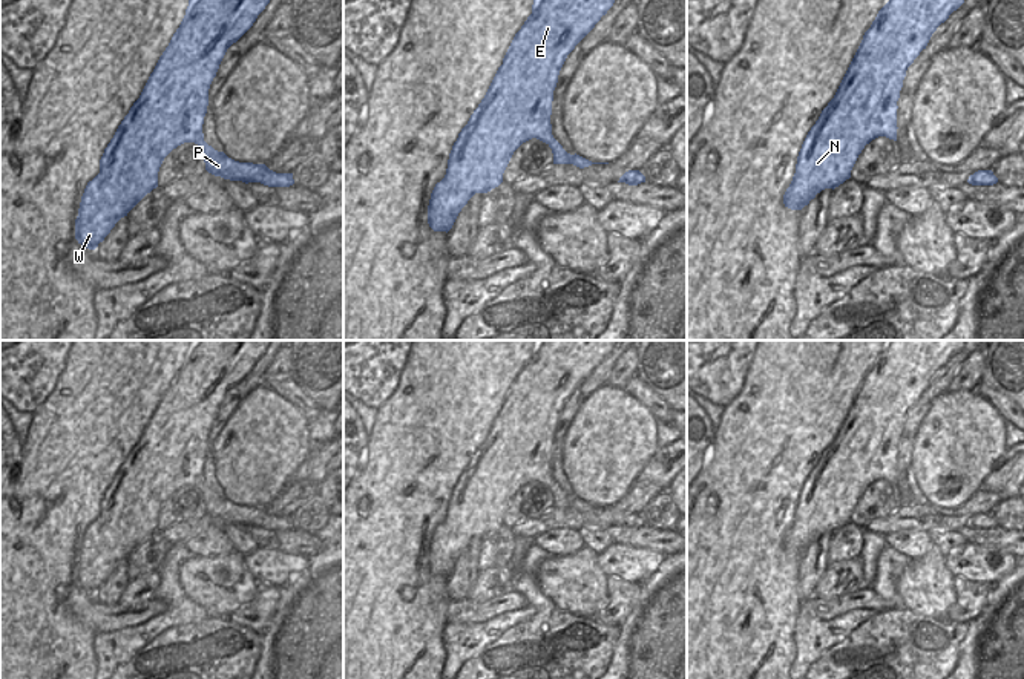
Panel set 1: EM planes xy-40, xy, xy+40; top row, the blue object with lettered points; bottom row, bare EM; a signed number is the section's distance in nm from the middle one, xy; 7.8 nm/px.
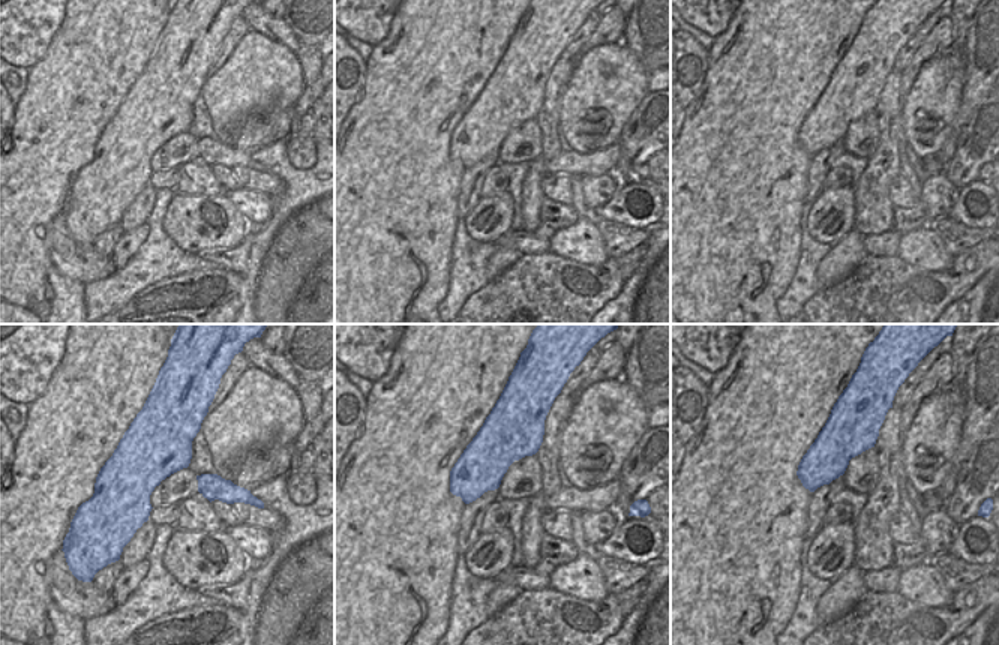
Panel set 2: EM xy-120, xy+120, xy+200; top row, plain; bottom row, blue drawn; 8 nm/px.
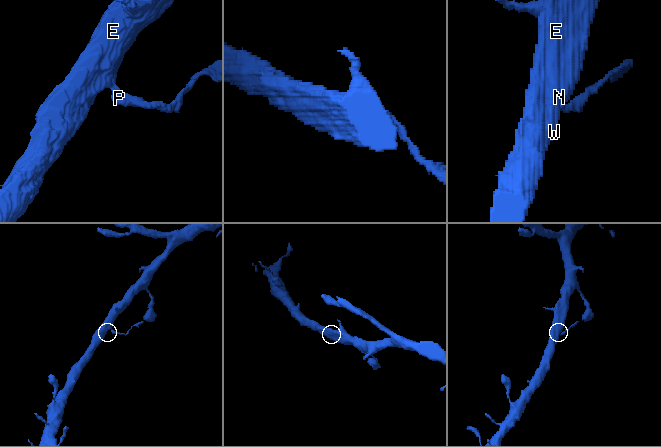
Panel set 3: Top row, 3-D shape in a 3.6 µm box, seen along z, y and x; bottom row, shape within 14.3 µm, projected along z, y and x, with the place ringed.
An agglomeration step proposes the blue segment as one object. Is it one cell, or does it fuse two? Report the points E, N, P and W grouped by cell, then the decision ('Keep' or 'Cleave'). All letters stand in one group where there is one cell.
Groups: E N W / P. Cleave.

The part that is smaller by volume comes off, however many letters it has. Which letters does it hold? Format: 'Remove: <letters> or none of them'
Remove: P

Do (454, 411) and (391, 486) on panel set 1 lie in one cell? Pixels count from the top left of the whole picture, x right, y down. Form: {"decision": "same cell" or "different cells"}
{"decision": "same cell"}

